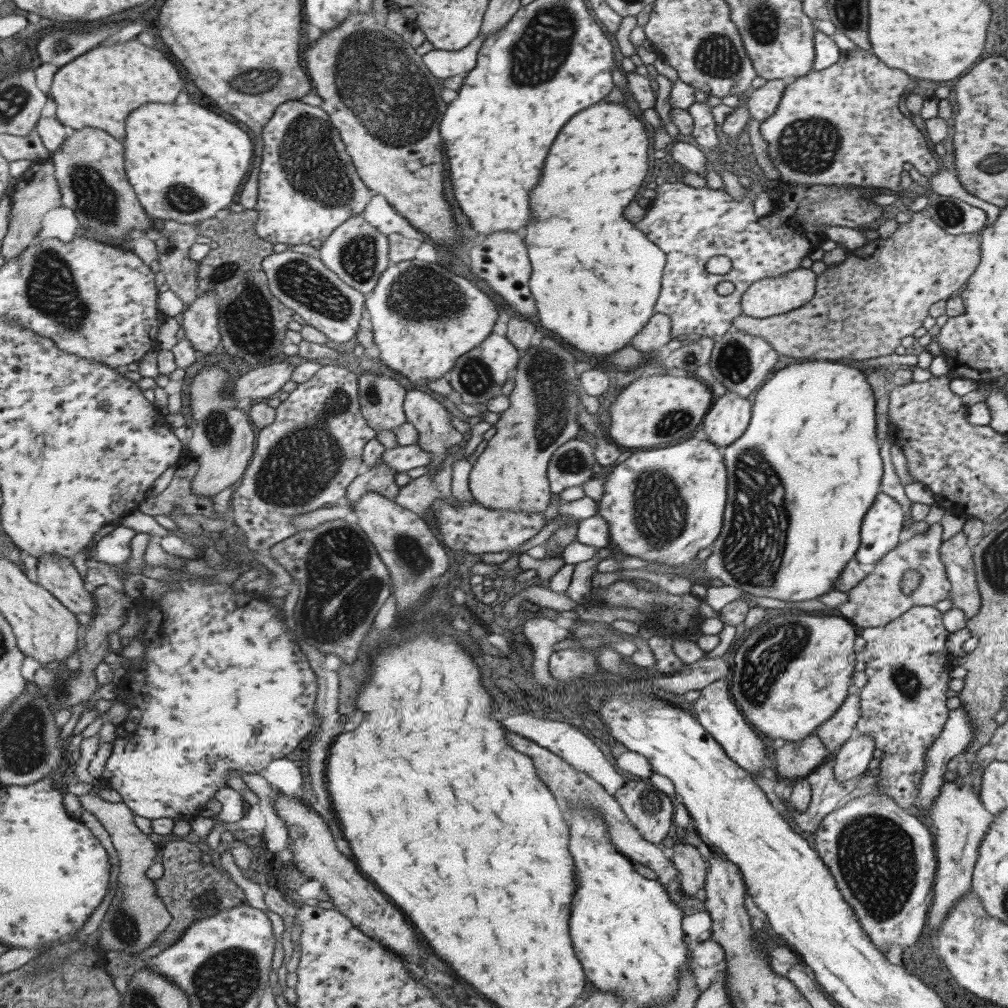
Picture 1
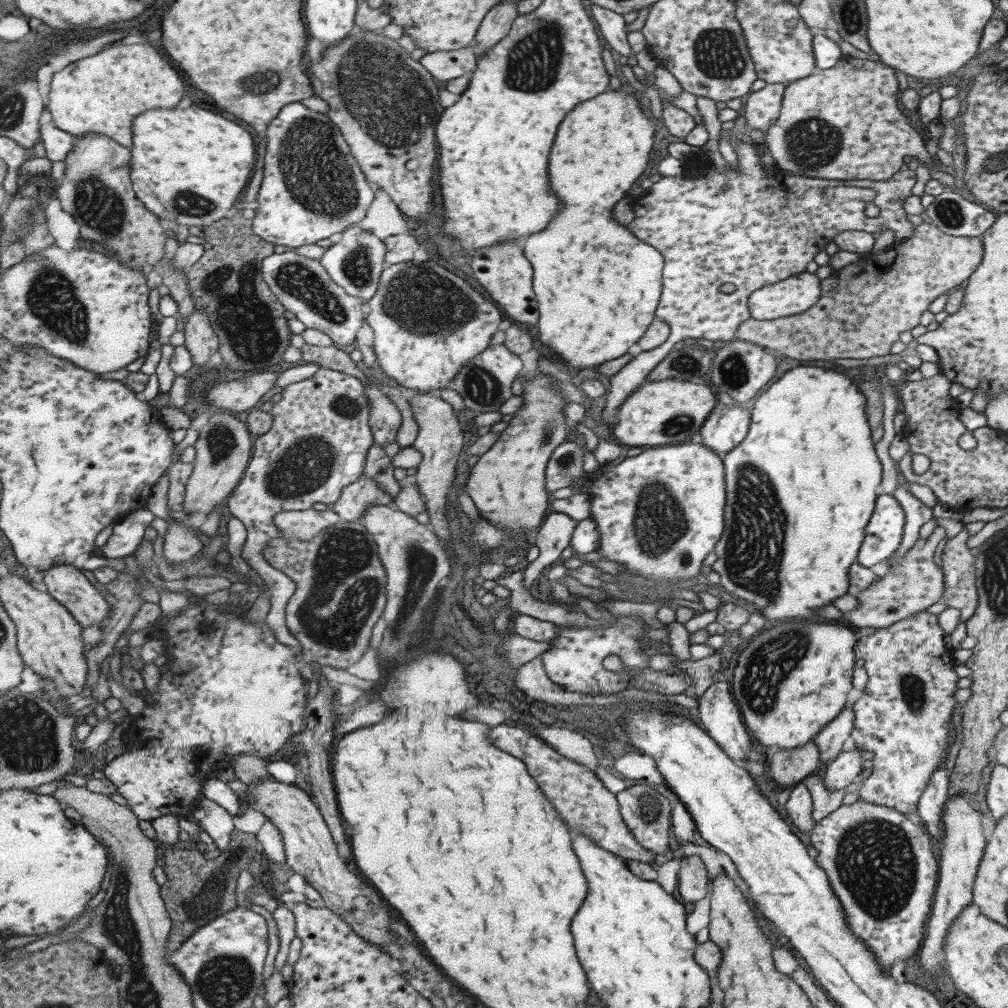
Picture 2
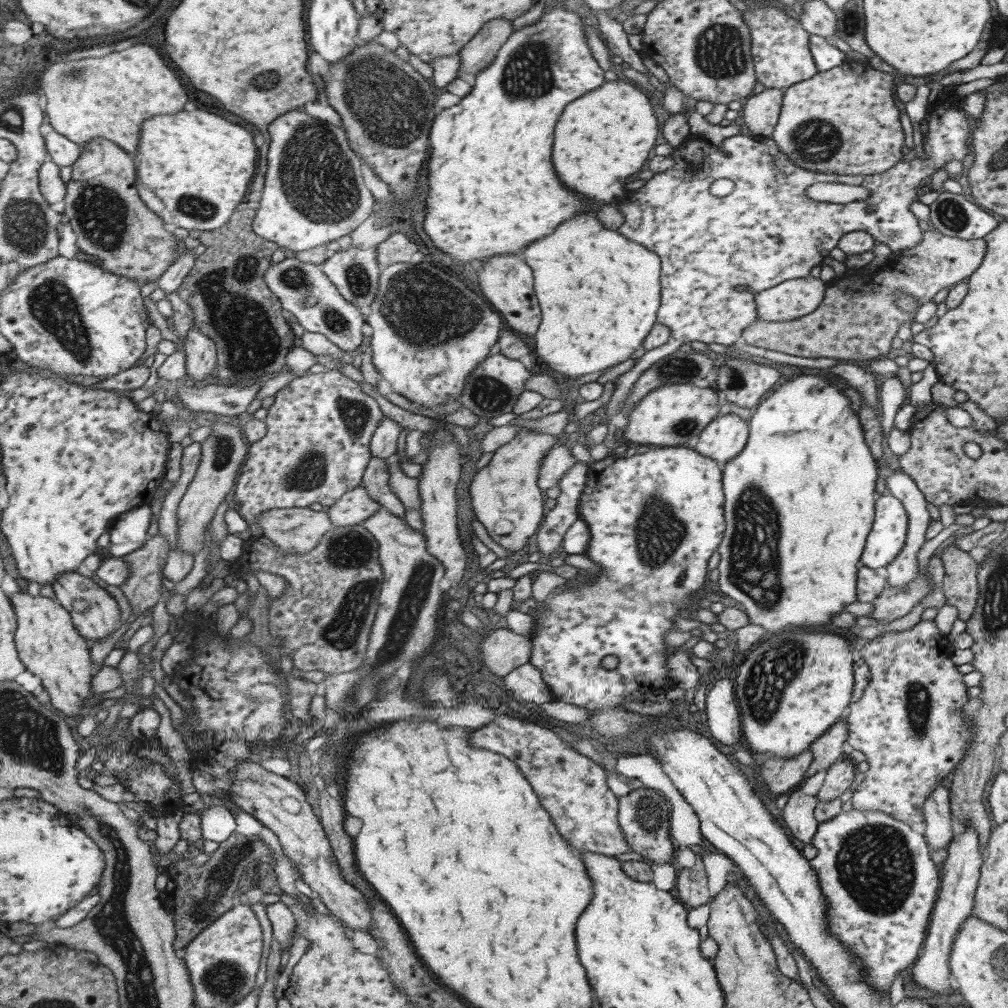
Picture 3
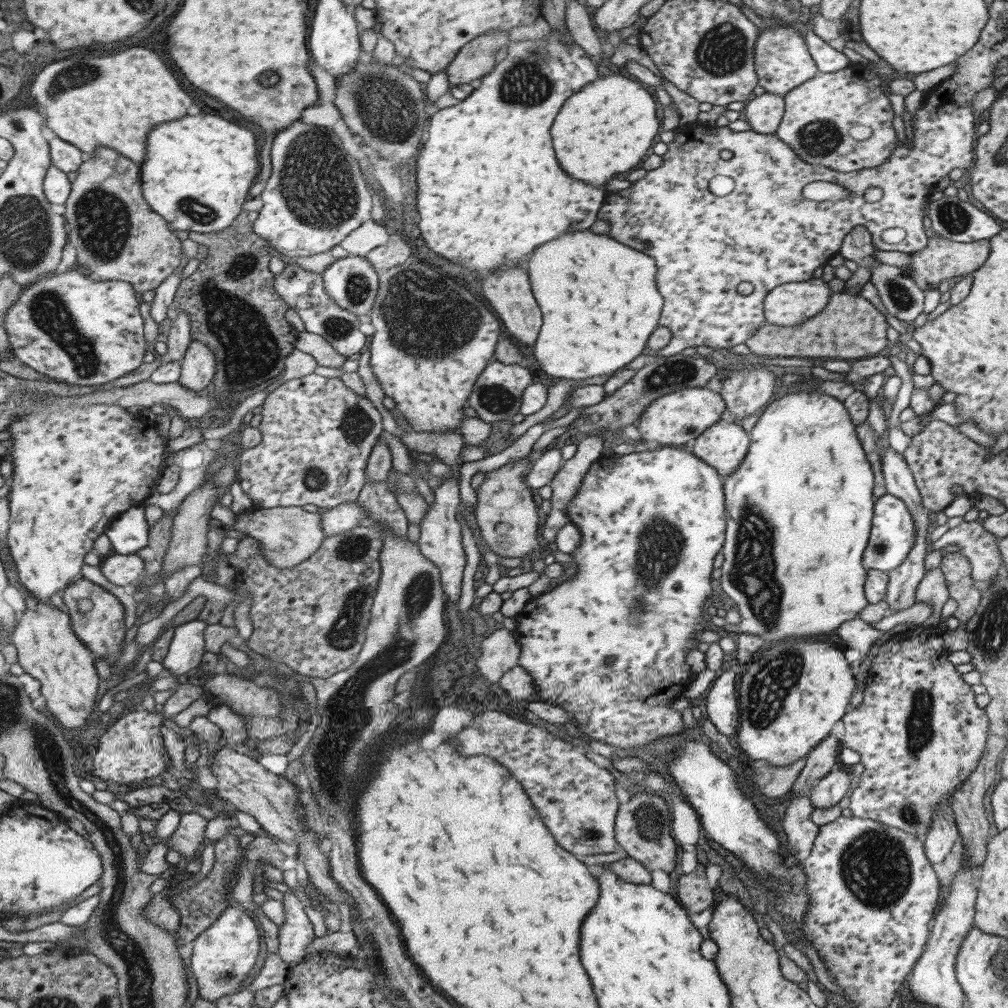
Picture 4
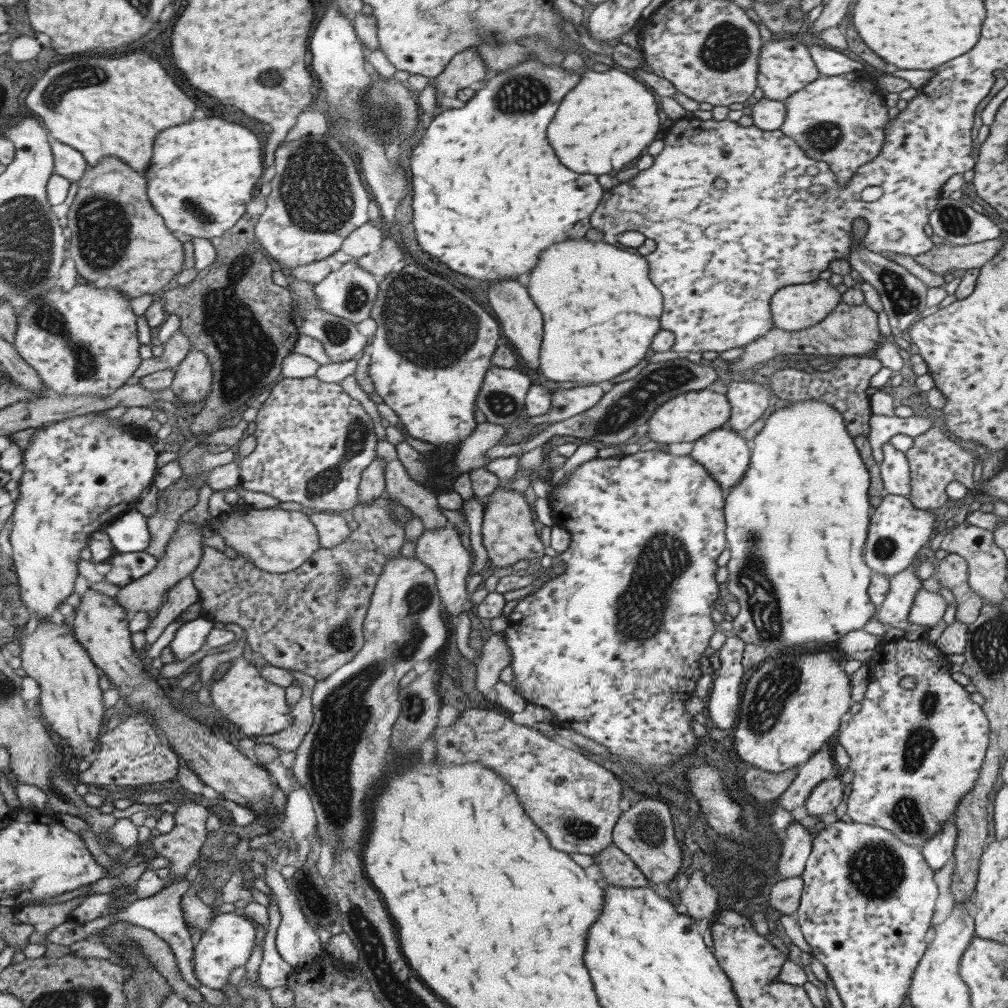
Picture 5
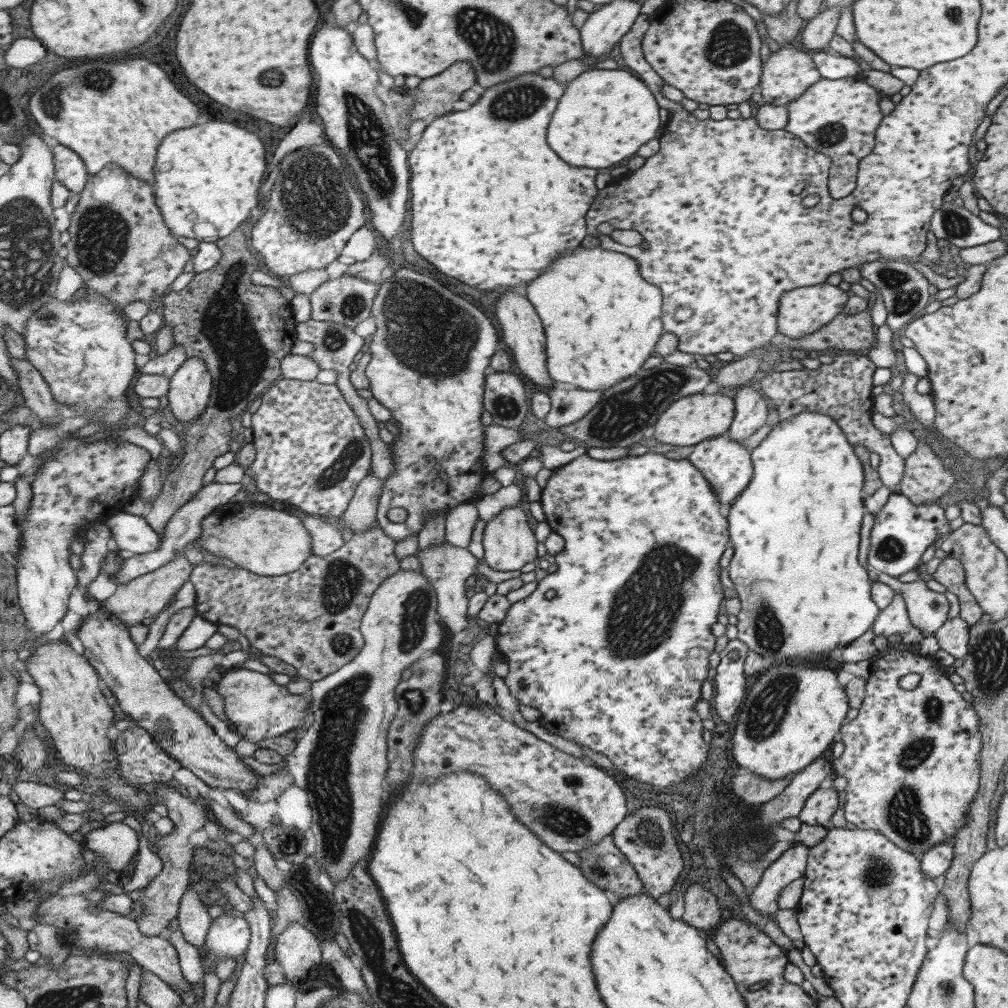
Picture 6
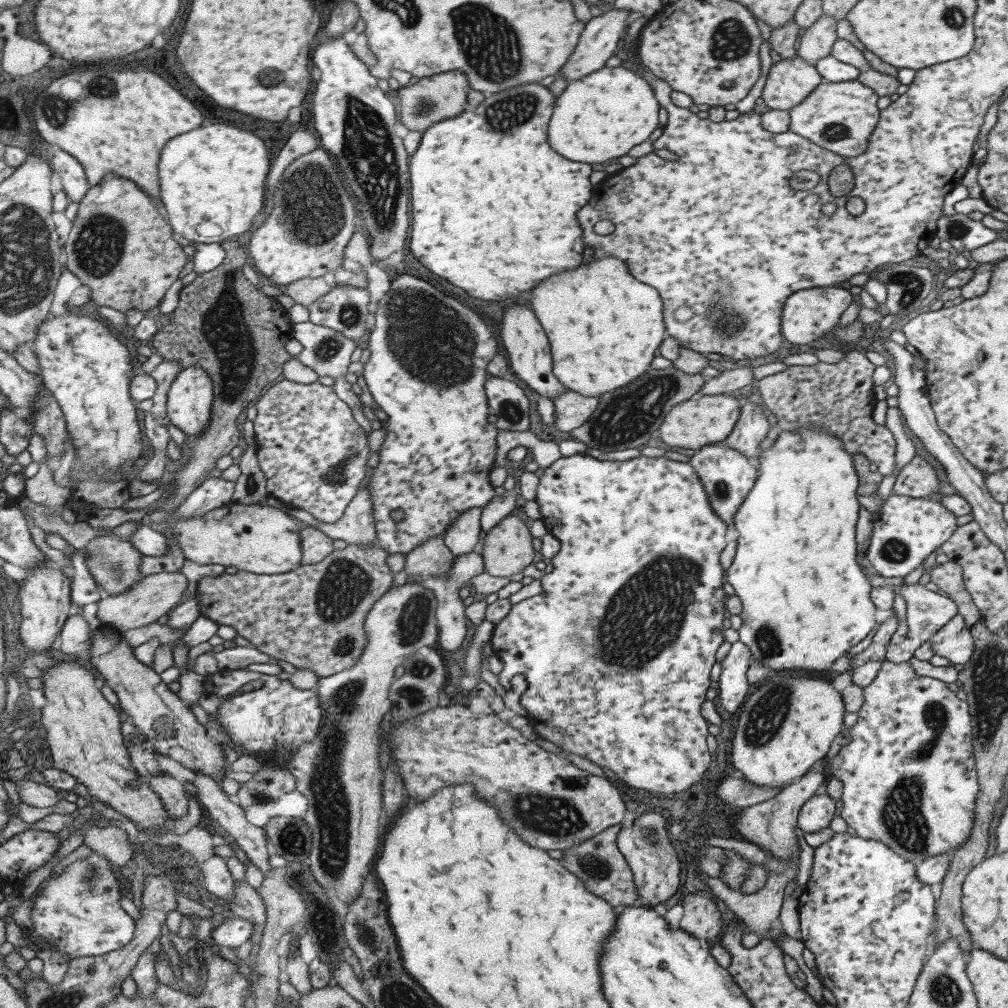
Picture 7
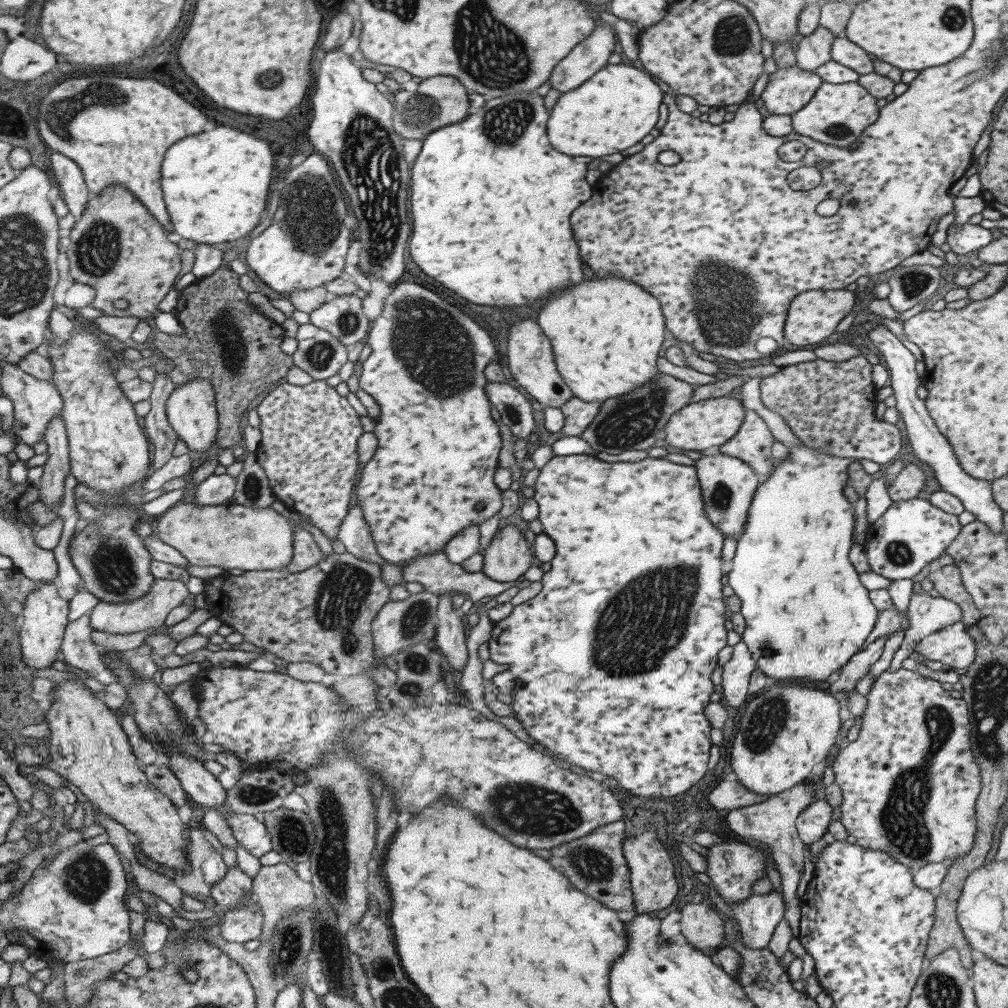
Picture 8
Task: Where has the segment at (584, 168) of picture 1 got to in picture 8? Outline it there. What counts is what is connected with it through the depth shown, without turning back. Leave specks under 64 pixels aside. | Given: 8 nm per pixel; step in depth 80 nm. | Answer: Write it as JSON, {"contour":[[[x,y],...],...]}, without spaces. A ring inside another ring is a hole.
{"contour":[[[607,63],[585,84],[557,98],[547,120],[547,138],[563,154],[601,158],[639,142],[655,128],[661,107],[661,90],[647,71],[624,63]],[[614,274],[605,277],[593,275],[591,281],[582,279],[574,286],[547,298],[536,322],[549,339],[557,374],[569,387],[572,396],[585,402],[601,403],[650,382],[657,375],[657,351],[668,334],[659,301],[640,286]]]}

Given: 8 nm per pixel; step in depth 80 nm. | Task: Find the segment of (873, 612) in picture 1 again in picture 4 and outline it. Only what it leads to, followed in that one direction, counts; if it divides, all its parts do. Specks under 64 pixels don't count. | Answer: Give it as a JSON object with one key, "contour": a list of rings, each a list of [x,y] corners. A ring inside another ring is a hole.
{"contour":[[[962,521],[960,525],[949,528],[937,541],[930,544],[932,550],[951,548],[951,552],[961,552],[966,559],[970,561],[971,577],[974,578],[975,589],[979,592],[985,587],[993,584],[993,578],[997,575],[997,570],[1003,565],[999,549],[993,543],[994,535],[987,532],[981,524],[975,521]]]}

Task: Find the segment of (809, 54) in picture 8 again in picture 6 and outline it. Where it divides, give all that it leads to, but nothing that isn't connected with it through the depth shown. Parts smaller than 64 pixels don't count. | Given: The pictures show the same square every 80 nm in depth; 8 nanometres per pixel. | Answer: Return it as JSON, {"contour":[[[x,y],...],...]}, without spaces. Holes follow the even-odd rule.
{"contour":[[[830,6],[809,19],[801,32],[799,49],[810,54],[823,50],[835,34],[840,10],[839,6]]]}

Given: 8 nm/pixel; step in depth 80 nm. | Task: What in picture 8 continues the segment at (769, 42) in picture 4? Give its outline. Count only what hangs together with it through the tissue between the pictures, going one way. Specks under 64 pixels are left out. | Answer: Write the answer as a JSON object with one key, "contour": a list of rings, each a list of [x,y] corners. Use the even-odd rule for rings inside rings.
{"contour":[[[796,64],[777,68],[761,92],[760,99],[769,115],[793,115],[811,100],[821,78],[811,70],[801,70]]]}

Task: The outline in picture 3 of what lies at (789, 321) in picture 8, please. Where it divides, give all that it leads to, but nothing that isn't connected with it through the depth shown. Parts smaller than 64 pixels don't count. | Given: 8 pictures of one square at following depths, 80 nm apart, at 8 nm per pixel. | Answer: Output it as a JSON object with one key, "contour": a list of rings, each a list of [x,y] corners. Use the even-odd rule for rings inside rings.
{"contour":[[[811,275],[784,280],[755,295],[757,319],[767,322],[793,320],[813,312],[824,297],[826,283]]]}

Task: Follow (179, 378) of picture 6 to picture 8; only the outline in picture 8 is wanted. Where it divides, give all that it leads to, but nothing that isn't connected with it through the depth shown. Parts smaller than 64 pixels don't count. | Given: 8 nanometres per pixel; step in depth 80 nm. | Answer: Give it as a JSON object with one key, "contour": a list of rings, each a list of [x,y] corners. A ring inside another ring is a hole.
{"contour":[[[193,377],[178,386],[168,400],[168,419],[175,432],[180,435],[180,440],[186,443],[189,450],[191,450],[190,454],[205,454],[216,440],[216,402],[213,402],[213,390],[211,390],[211,387],[210,382],[206,379]]]}

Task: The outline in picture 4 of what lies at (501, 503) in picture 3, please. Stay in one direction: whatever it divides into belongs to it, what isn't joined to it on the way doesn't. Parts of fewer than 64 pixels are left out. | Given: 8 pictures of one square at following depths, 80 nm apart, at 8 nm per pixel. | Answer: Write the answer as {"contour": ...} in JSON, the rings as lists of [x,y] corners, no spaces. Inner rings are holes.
{"contour":[[[527,459],[506,463],[495,471],[484,473],[484,479],[476,492],[477,502],[474,518],[480,535],[488,550],[495,556],[518,558],[526,555],[547,555],[548,547],[537,543],[537,506],[531,495],[531,488],[524,483]]]}

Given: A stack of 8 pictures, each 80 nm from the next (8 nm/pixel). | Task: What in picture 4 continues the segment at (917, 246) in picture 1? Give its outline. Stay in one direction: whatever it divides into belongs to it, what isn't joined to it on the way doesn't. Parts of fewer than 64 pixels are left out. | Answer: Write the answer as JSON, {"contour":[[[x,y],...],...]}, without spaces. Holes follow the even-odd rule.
{"contour":[[[934,236],[927,238],[925,248],[909,254],[910,268],[906,273],[916,282],[916,285],[923,291],[937,288],[942,280],[955,280],[967,273],[972,273],[984,263],[989,256],[990,242],[987,239],[977,240],[971,243],[957,243],[945,238]],[[845,289],[831,292],[826,304],[819,314],[808,318],[795,326],[777,326],[764,321],[745,342],[753,355],[767,357],[820,358],[823,360],[843,359],[844,361],[873,357],[883,348],[889,349],[885,338],[887,322],[885,316],[866,299],[857,295],[847,295]]]}

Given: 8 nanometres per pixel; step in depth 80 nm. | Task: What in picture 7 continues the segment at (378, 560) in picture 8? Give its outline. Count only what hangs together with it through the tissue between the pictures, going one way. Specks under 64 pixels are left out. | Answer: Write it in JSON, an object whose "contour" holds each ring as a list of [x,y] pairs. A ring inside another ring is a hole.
{"contour":[[[366,488],[360,489],[347,503],[339,520],[324,523],[311,519],[308,512],[301,509],[291,511],[293,516],[302,526],[318,528],[323,534],[335,540],[343,540],[349,544],[375,543],[375,529],[371,510],[370,494]]]}

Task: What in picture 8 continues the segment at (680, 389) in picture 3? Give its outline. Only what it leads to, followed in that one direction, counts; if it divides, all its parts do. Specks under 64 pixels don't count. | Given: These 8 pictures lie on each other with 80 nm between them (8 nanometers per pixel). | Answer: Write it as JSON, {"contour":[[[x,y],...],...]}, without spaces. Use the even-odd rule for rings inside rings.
{"contour":[[[727,395],[688,403],[669,416],[667,424],[663,427],[665,442],[681,451],[701,451],[709,446],[720,447],[739,430],[744,419],[744,411],[745,408],[740,399]]]}

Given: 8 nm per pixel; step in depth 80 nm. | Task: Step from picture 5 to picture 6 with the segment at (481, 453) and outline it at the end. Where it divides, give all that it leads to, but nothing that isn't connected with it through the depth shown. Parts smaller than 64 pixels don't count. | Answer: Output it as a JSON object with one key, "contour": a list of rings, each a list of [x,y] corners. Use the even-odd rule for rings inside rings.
{"contour":[[[491,423],[485,427],[484,433],[484,453],[481,461],[484,470],[491,473],[500,466],[511,466],[501,457],[501,450],[509,444],[521,442],[521,430],[509,429]]]}

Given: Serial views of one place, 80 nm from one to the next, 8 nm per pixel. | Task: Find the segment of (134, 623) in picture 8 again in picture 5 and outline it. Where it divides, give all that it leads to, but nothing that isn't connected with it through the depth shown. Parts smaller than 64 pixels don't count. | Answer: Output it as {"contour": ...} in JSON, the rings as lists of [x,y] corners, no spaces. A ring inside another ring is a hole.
{"contour":[[[181,522],[175,536],[168,544],[166,553],[163,558],[160,558],[156,568],[150,574],[120,588],[115,598],[127,613],[135,615],[137,612],[147,613],[157,610],[159,606],[161,607],[161,604],[163,606],[163,598],[165,598],[165,594],[169,593],[169,589],[179,584],[183,578],[196,573],[199,559],[202,558],[201,544],[199,544],[199,538],[201,538],[198,531],[199,527],[201,526],[193,522]]]}

